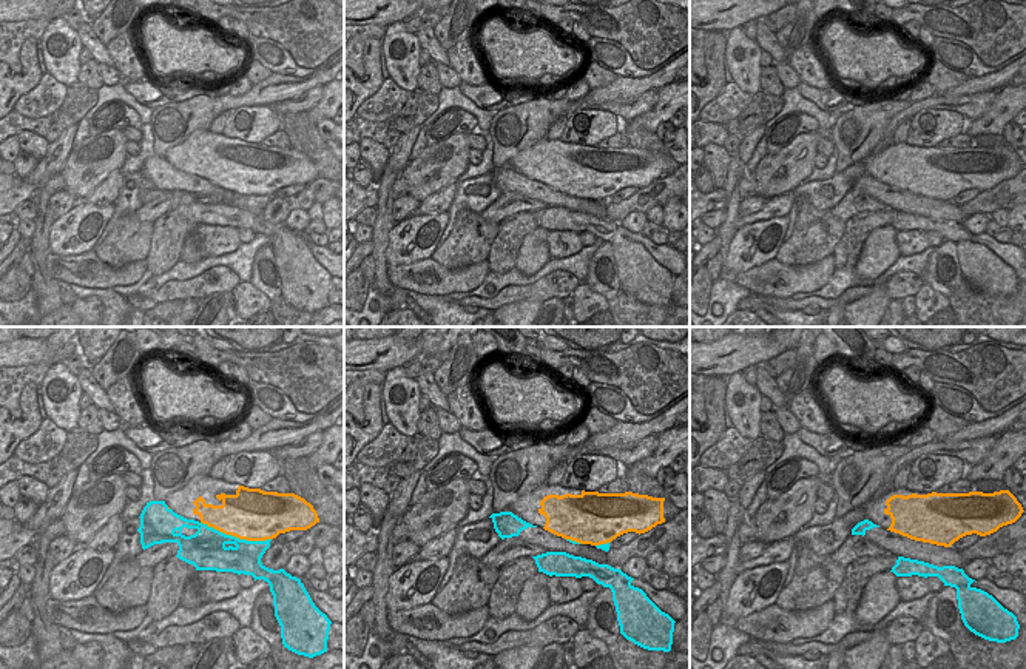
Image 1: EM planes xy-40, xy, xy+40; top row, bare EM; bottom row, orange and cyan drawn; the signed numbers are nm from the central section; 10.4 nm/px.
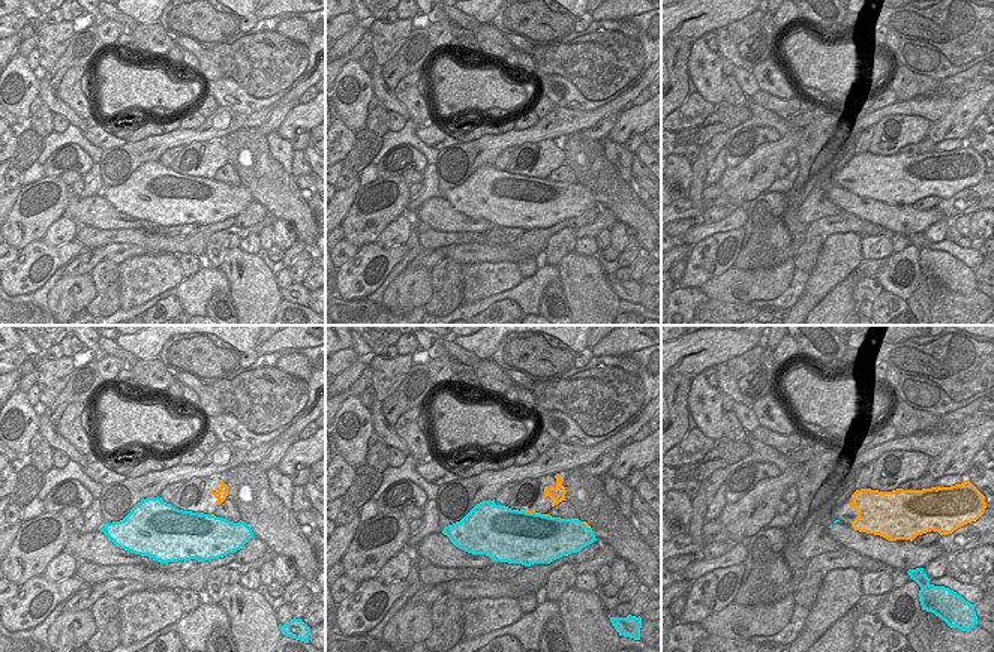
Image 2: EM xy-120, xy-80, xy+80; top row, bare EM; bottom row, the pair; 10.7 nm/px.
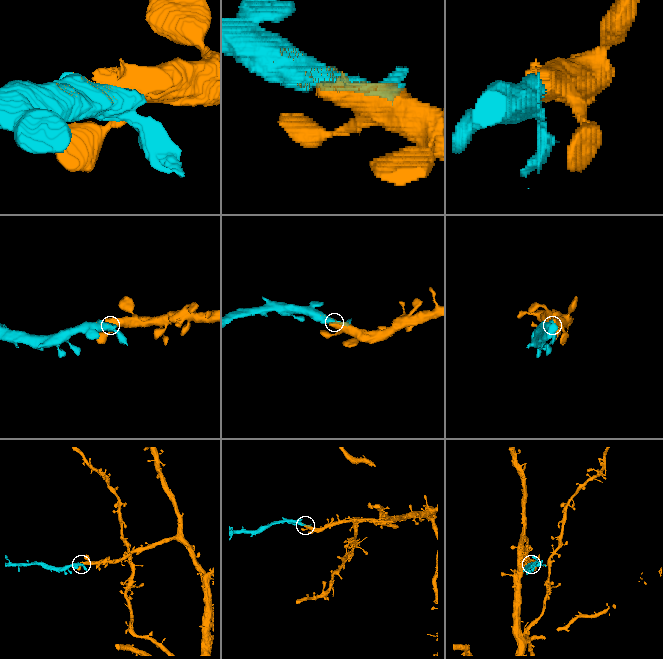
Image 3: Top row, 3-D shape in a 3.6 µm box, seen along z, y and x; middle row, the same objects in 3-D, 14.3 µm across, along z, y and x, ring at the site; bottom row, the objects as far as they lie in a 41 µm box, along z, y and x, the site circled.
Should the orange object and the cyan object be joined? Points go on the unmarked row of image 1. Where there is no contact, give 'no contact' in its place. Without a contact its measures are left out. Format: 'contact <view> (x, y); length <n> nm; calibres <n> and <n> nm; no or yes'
contact xy-40 (236, 191); length 750 nm; calibres 500 and 320 nm; yes

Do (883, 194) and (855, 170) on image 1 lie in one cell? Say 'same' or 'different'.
different

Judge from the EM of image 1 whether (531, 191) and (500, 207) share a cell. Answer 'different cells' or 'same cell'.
same cell

